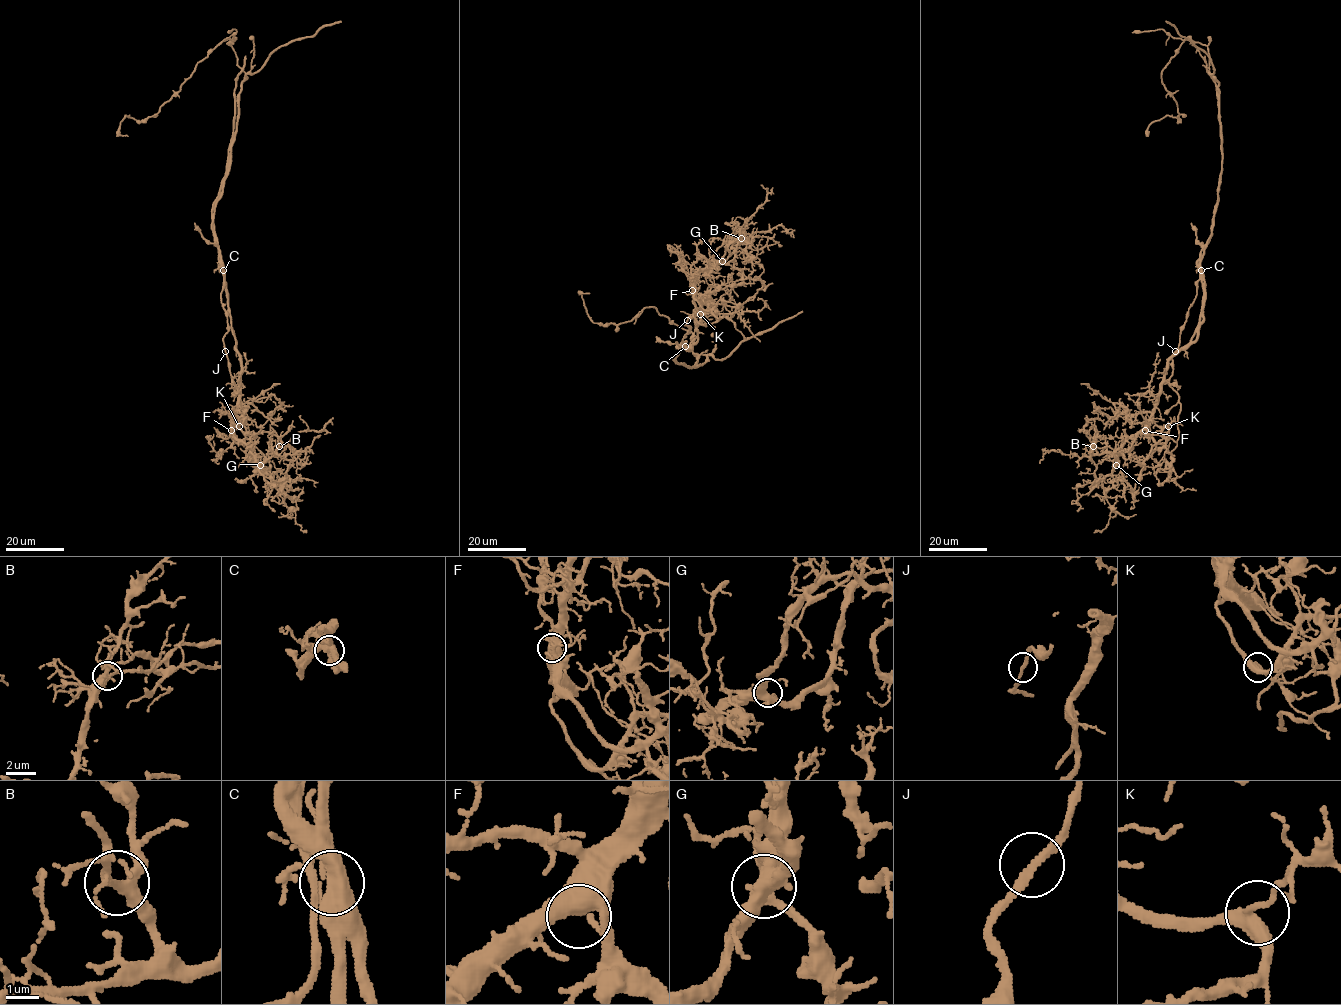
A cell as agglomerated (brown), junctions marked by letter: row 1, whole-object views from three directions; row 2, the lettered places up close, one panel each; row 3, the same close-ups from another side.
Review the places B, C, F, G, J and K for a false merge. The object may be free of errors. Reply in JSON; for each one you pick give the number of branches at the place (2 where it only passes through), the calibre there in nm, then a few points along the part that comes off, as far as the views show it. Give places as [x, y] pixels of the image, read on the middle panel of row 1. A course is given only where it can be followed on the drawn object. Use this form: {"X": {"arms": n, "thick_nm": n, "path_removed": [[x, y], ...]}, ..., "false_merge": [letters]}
{"false_merge": []}

